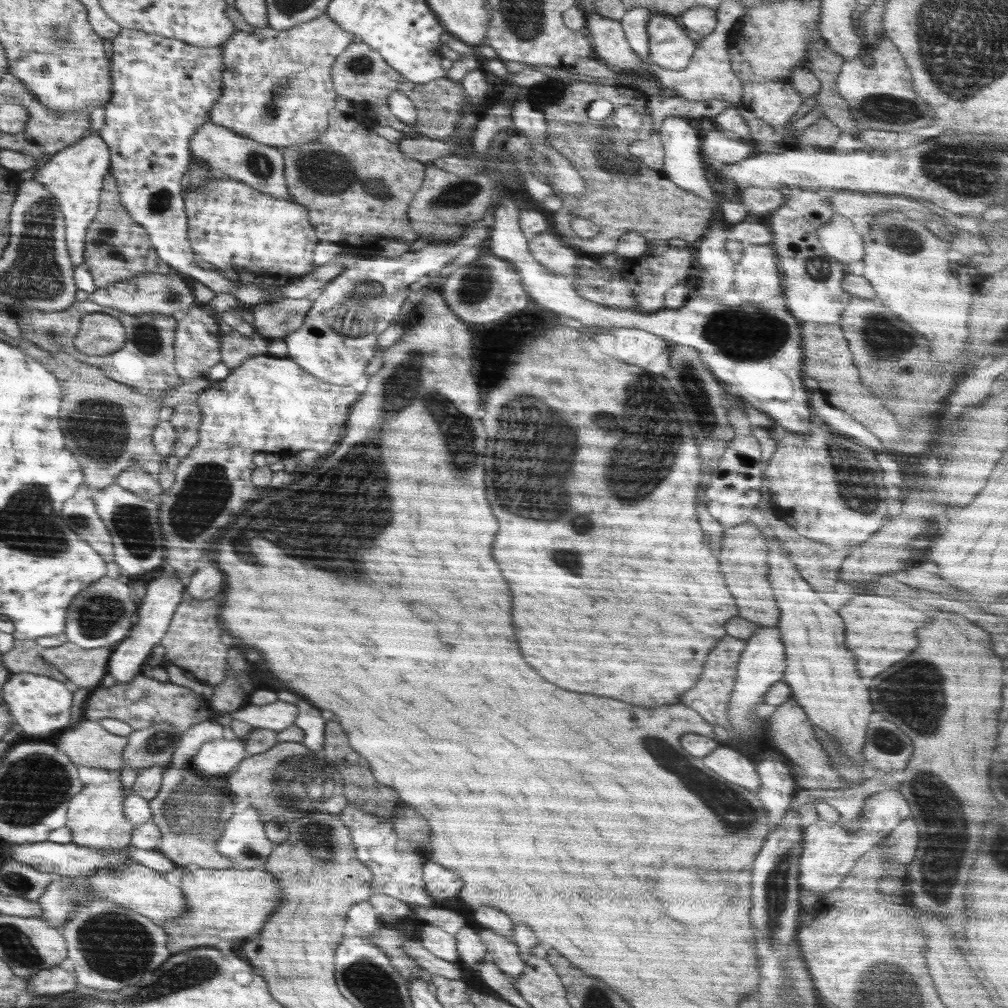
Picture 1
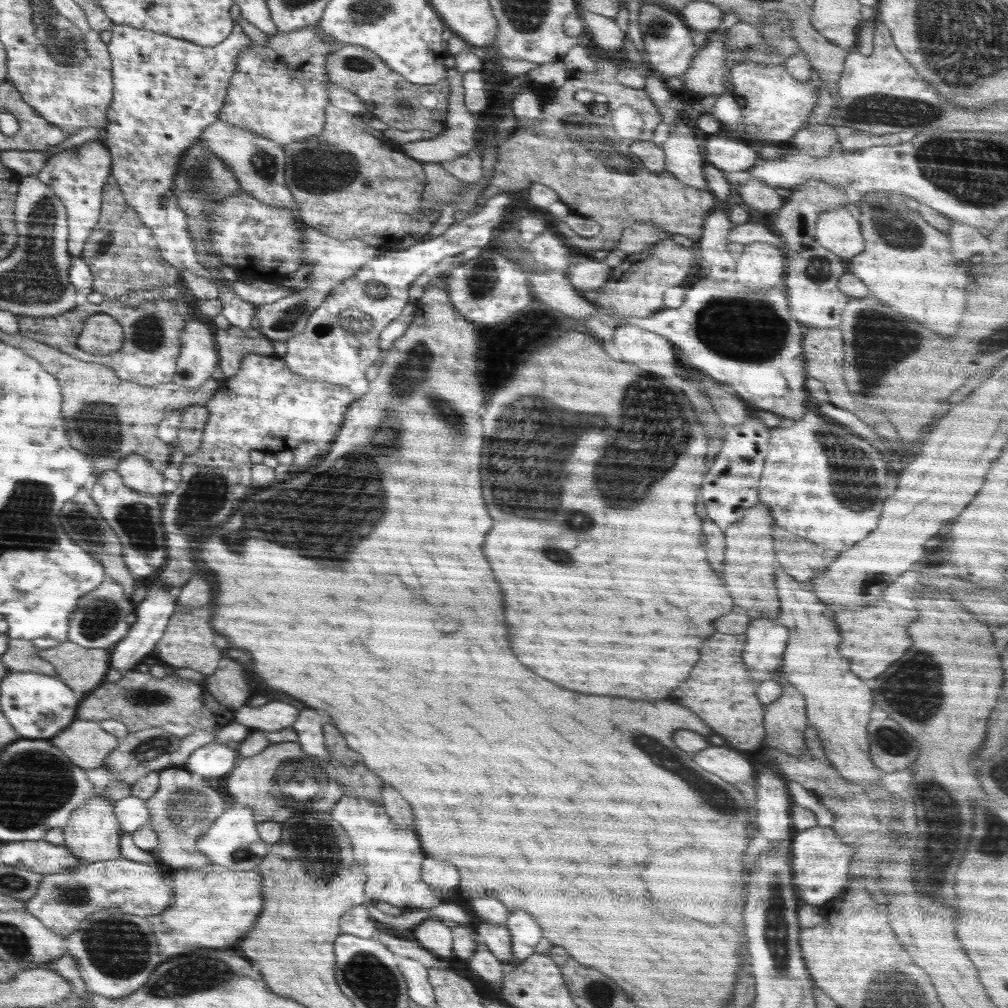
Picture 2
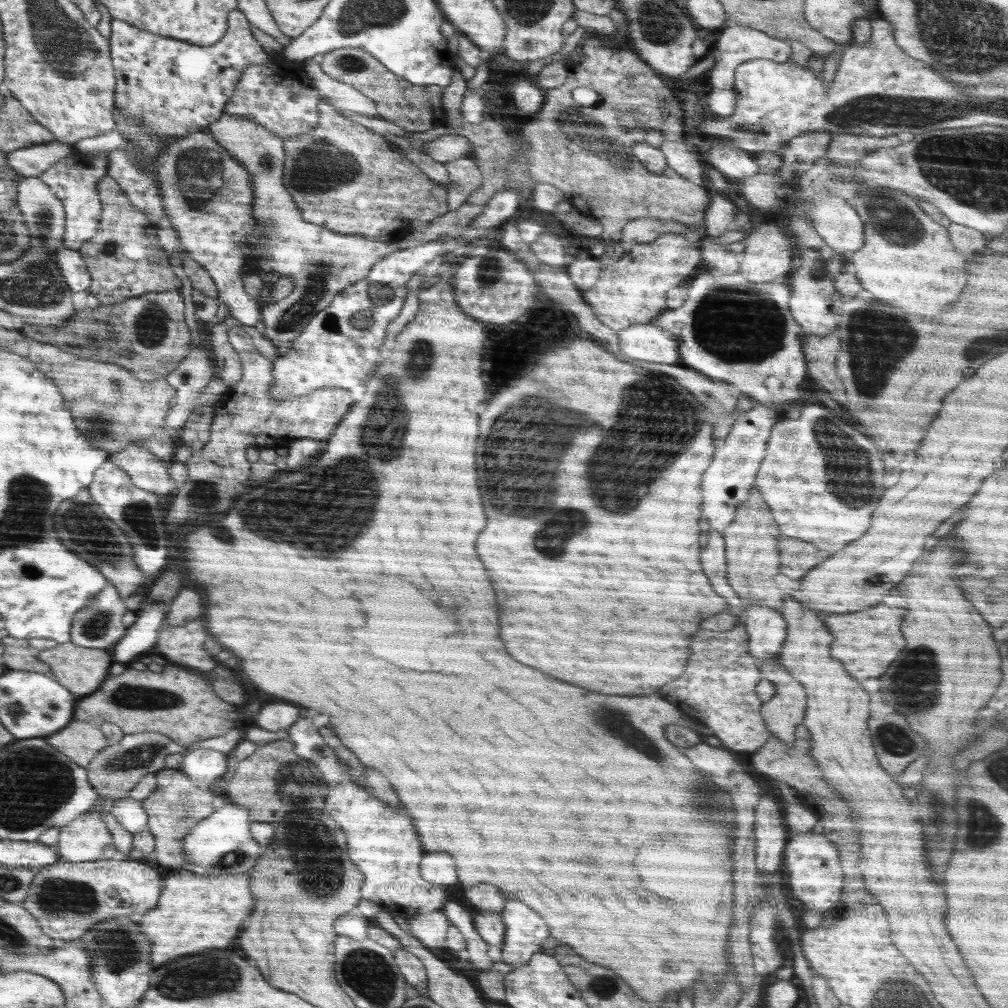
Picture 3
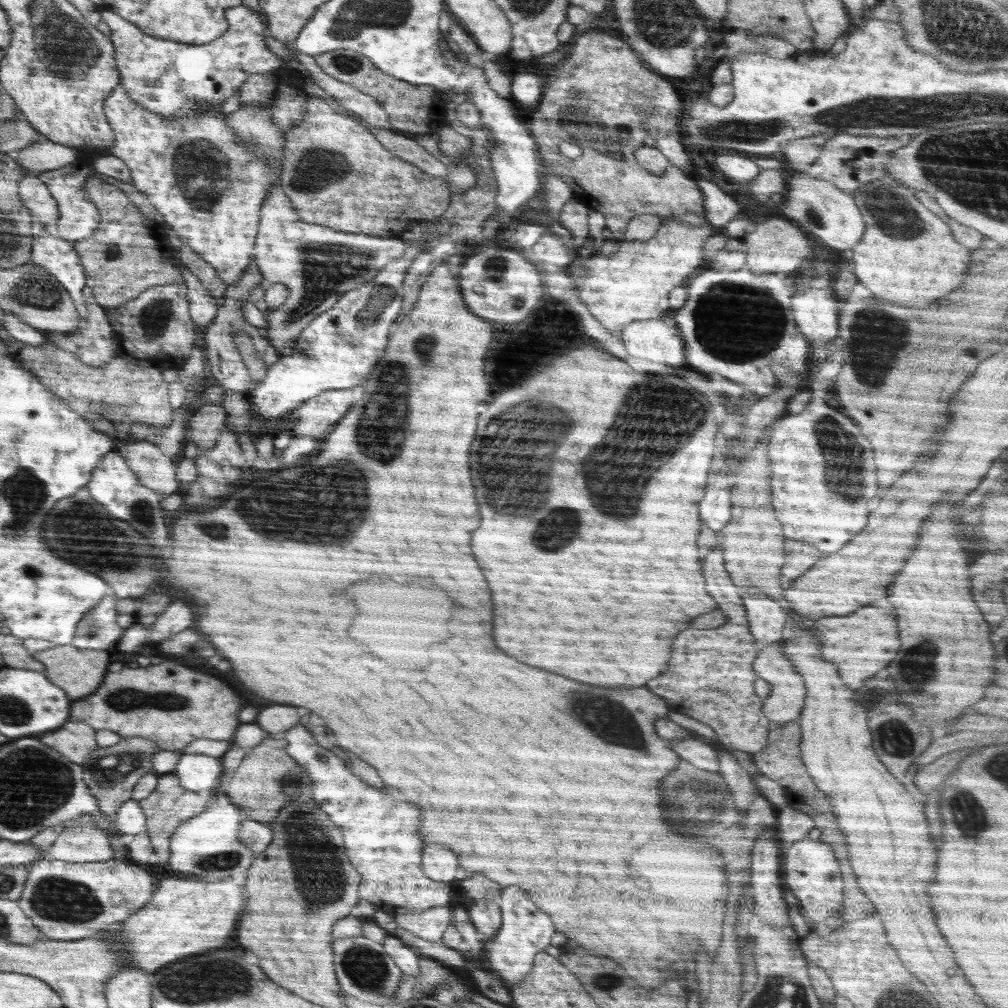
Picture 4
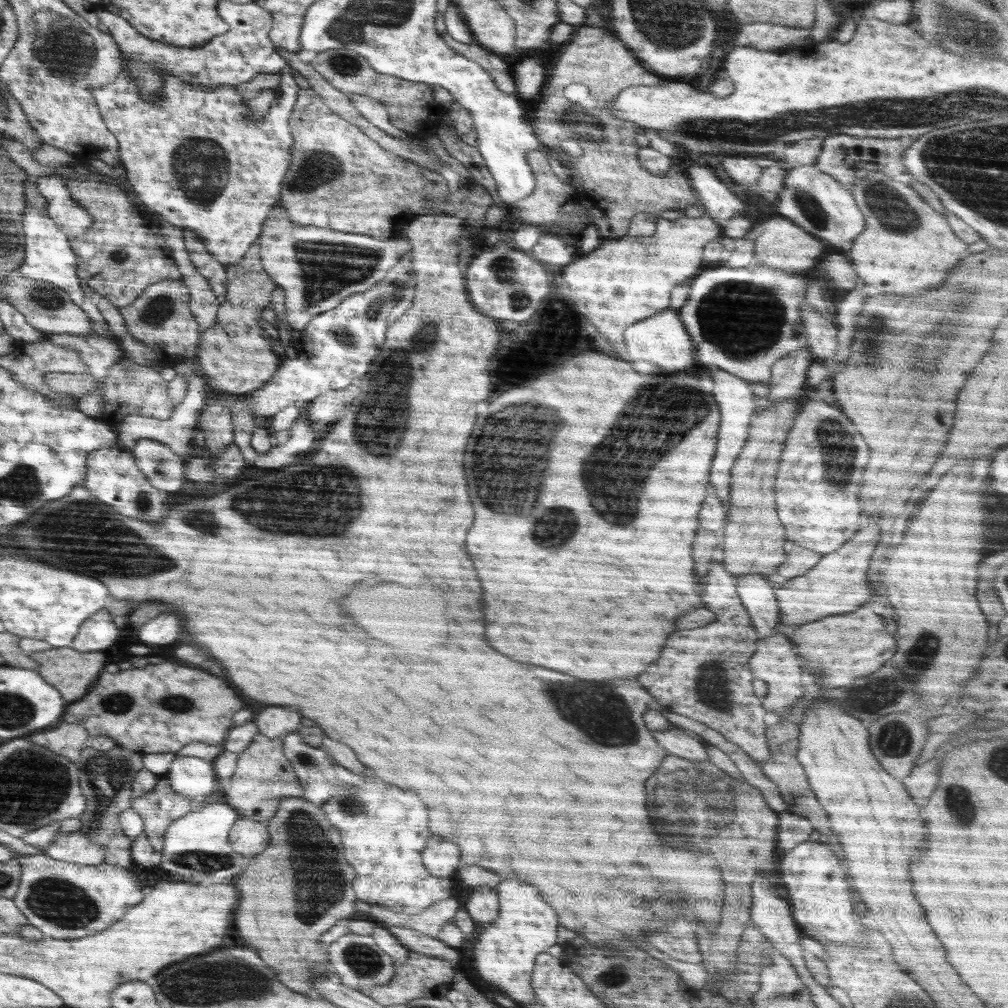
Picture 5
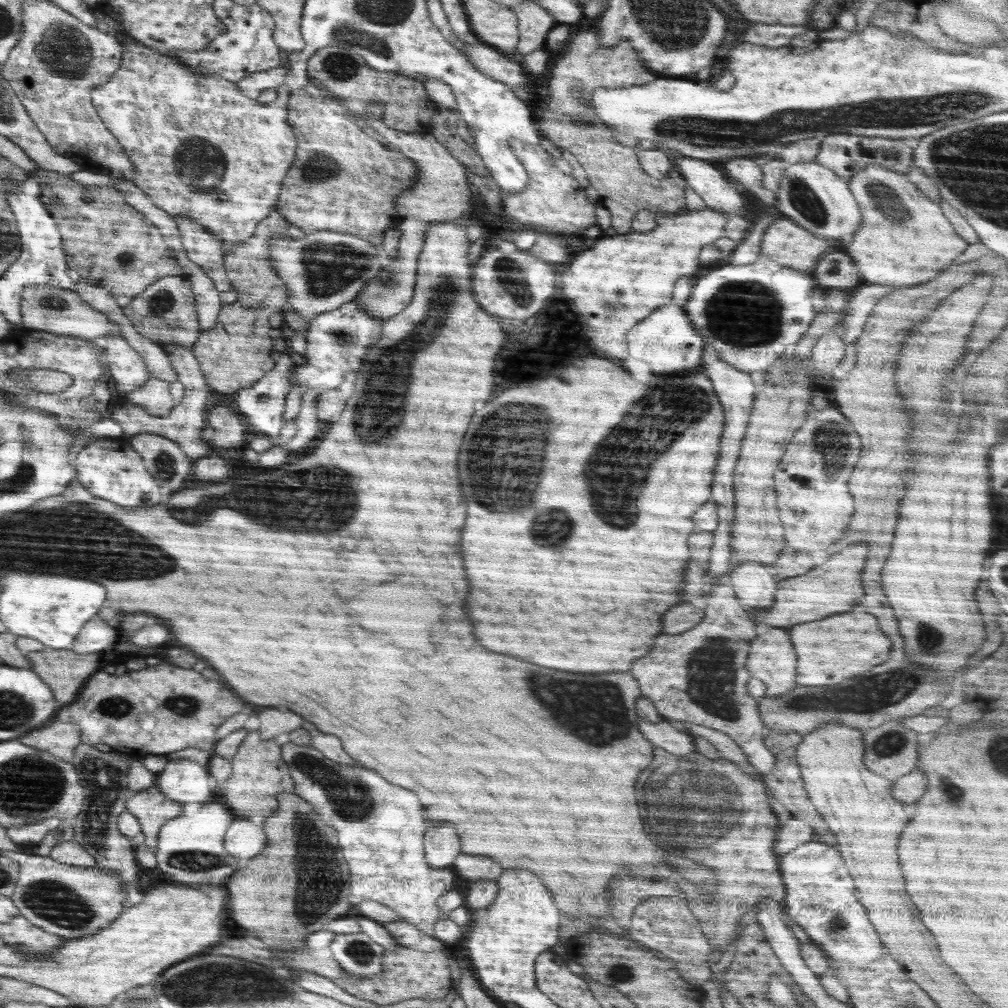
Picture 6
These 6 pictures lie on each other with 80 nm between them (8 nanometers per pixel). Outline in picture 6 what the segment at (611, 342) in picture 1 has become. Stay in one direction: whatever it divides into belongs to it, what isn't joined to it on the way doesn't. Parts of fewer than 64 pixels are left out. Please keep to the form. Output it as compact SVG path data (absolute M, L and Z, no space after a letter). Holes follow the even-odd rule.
M672 302L659 306L644 320L637 322L628 331L627 339L627 350L630 356L648 362L654 372L702 368L705 362L704 341L701 334L693 327L684 308Z

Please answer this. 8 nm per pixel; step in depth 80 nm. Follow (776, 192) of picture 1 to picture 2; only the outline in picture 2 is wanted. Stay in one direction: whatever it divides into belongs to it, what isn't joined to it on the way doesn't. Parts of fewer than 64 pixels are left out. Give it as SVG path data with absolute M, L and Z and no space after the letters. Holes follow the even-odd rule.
M751 178L742 186L740 196L748 206L754 206L760 212L770 212L770 210L775 212L783 206L784 196L780 192L757 178Z

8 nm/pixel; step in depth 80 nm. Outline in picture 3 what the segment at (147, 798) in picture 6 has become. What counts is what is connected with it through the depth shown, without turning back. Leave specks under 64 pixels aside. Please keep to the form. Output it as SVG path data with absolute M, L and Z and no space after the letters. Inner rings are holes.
M162 769L156 774L157 789L151 794L150 799L141 801L144 811L148 815L147 828L154 836L155 849L153 857L159 864L169 866L173 871L180 866L188 866L189 862L183 856L181 840L189 833L189 830L201 822L216 808L210 804L214 794L208 789L202 789L192 782L179 769Z

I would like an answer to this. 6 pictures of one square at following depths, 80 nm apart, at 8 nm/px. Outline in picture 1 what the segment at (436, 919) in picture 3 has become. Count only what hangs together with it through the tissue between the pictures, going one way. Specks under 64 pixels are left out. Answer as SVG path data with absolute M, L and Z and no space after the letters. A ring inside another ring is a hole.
M426 924L422 926L422 930L416 930L416 932L420 932L417 940L434 956L452 963L460 962L454 935L432 924Z

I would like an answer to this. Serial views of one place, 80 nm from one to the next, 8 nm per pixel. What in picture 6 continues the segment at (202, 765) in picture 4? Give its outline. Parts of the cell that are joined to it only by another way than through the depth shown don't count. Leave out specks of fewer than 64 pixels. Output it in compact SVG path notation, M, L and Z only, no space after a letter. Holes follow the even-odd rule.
M187 759L170 761L163 771L156 774L155 785L168 800L181 802L184 805L188 802L206 802L215 789L207 766L202 767L200 764Z

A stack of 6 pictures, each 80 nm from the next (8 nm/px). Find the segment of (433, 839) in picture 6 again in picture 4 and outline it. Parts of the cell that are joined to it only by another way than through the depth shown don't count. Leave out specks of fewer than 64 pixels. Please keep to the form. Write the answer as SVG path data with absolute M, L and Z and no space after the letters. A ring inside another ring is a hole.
M428 844L422 852L422 870L428 878L432 880L442 880L442 882L450 882L456 878L464 878L464 874L460 874L460 866L458 866L458 858L452 850L448 850L446 846L440 844Z

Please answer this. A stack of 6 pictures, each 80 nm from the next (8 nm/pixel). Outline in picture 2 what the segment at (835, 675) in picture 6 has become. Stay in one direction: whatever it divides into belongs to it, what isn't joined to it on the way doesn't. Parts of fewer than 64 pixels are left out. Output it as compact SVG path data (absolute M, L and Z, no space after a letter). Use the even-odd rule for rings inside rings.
M907 596L906 600L910 600L911 606L906 606L907 609L914 610L902 610L894 604L880 604L874 602L870 604L868 608L864 610L838 610L834 614L836 618L836 626L840 626L840 634L842 634L842 642L840 642L840 656L842 658L848 658L850 660L850 670L864 678L864 680L870 680L870 678L876 678L880 676L892 662L896 662L910 646L912 646L912 640L908 638L906 634L906 626L916 620L916 610L918 611L918 597L910 598ZM880 610L884 614L880 614Z

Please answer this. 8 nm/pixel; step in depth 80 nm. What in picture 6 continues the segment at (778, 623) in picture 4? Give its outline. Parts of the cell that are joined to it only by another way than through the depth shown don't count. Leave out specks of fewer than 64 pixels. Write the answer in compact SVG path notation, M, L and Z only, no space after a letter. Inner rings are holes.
M746 562L730 574L735 596L744 607L754 612L762 612L762 608L770 608L774 604L777 588L774 580L758 562Z

